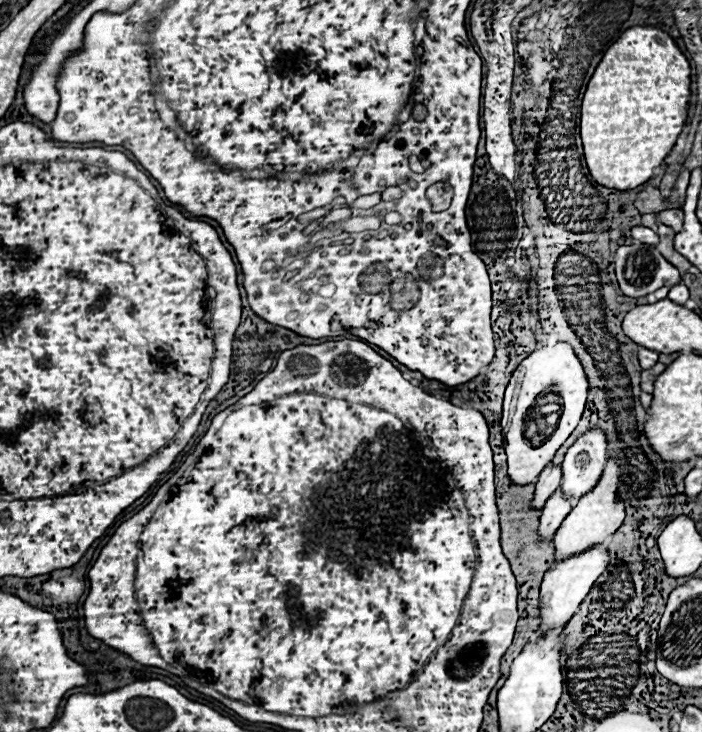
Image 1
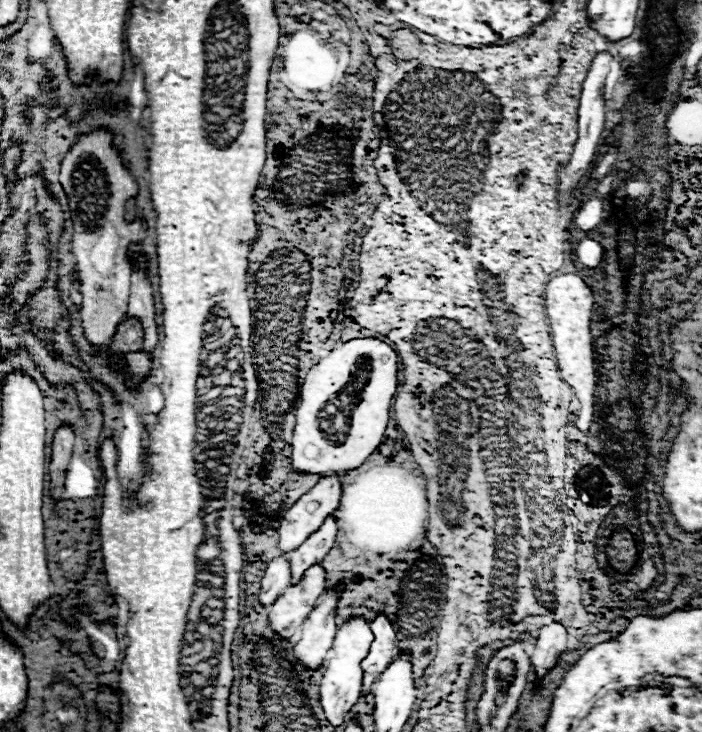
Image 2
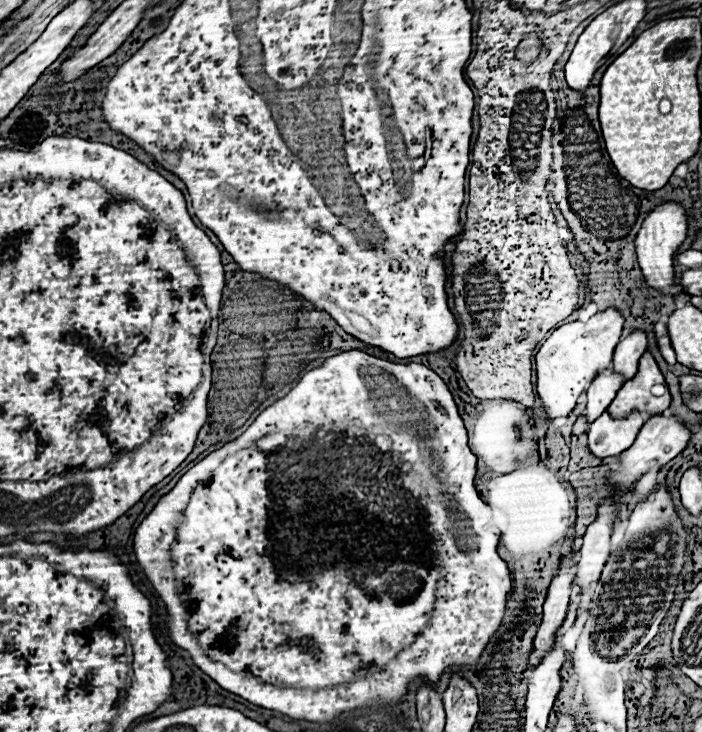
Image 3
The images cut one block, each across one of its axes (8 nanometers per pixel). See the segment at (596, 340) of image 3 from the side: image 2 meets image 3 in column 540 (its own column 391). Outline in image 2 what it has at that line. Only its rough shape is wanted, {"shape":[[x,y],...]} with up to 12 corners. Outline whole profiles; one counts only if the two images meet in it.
{"shape":[[354,338],[310,368],[292,466],[360,466],[384,438],[398,354]]}

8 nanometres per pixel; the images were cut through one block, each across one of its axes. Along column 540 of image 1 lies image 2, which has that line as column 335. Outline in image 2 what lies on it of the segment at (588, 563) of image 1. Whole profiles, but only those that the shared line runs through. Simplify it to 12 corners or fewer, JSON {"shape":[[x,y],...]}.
{"shape":[[344,584],[324,592],[304,620],[294,656],[318,668],[336,636]]}

